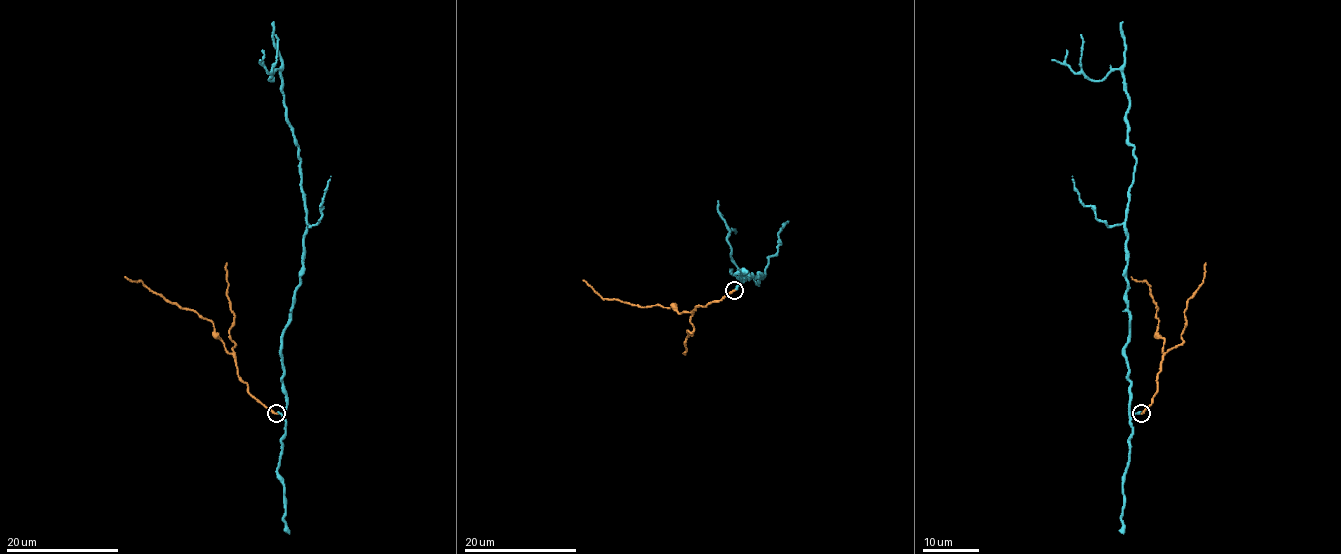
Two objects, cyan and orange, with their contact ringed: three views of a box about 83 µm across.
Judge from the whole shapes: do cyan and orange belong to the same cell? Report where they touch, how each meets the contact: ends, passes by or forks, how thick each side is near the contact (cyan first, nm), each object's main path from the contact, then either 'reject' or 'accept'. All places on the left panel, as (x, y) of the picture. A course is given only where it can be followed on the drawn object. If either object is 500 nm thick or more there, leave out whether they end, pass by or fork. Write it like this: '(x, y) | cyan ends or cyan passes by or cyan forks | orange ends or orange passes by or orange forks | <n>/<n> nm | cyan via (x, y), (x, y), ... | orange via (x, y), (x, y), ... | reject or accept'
(276, 413) | cyan ends | orange ends | 300/180 nm | cyan via (277, 414), (284, 412), (283, 329), (300, 283), (307, 210), (279, 70), (269, 79), (277, 49), (275, 34) | orange via (276, 414), (248, 391), (211, 321), (124, 276) | accept

